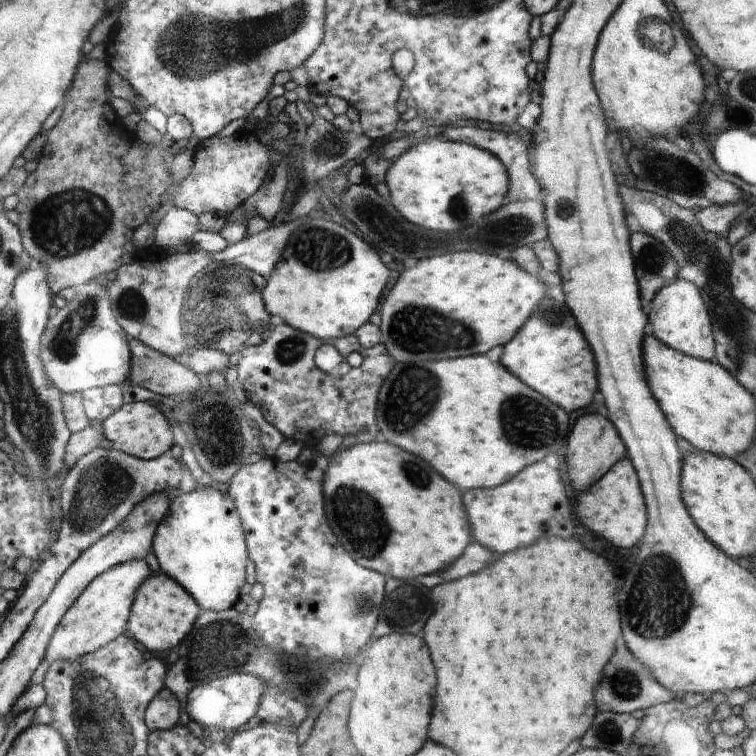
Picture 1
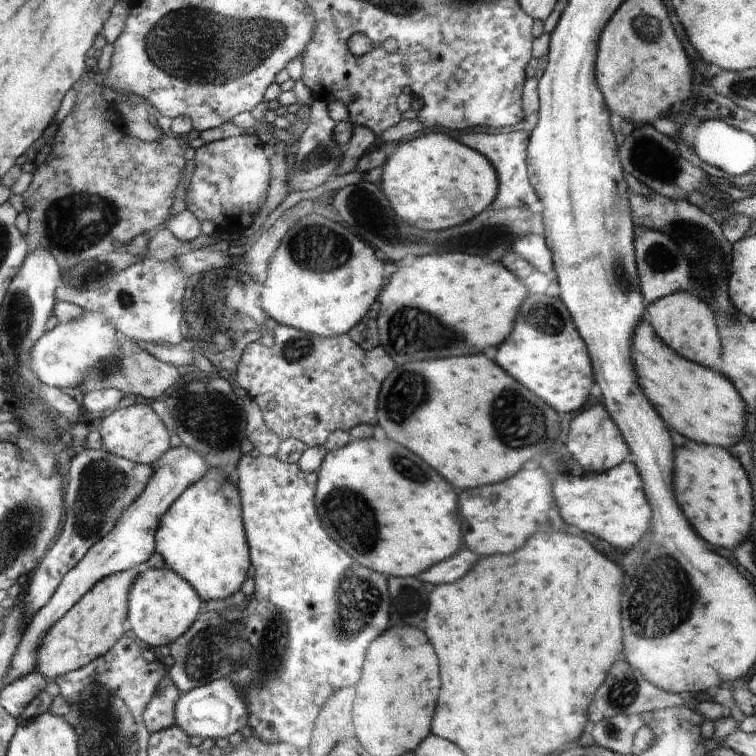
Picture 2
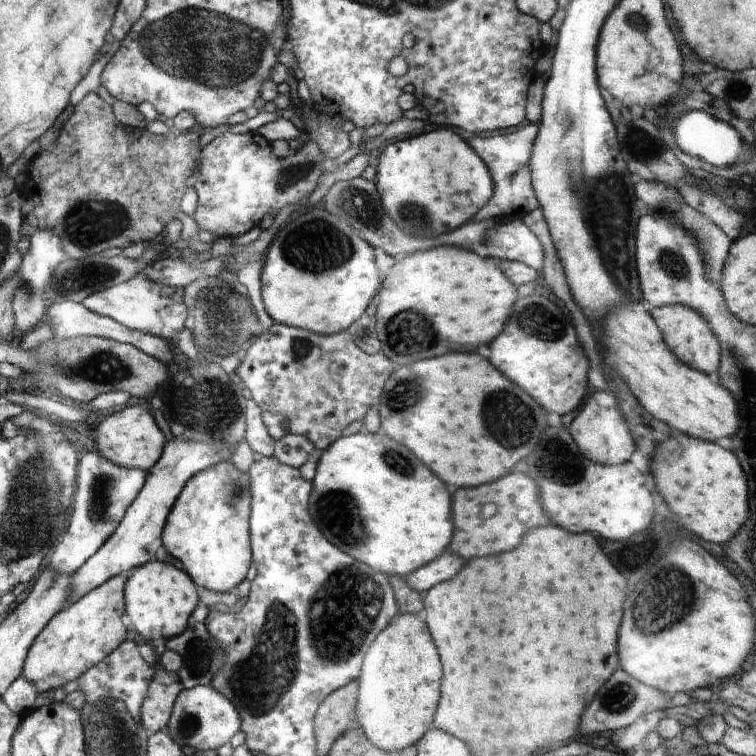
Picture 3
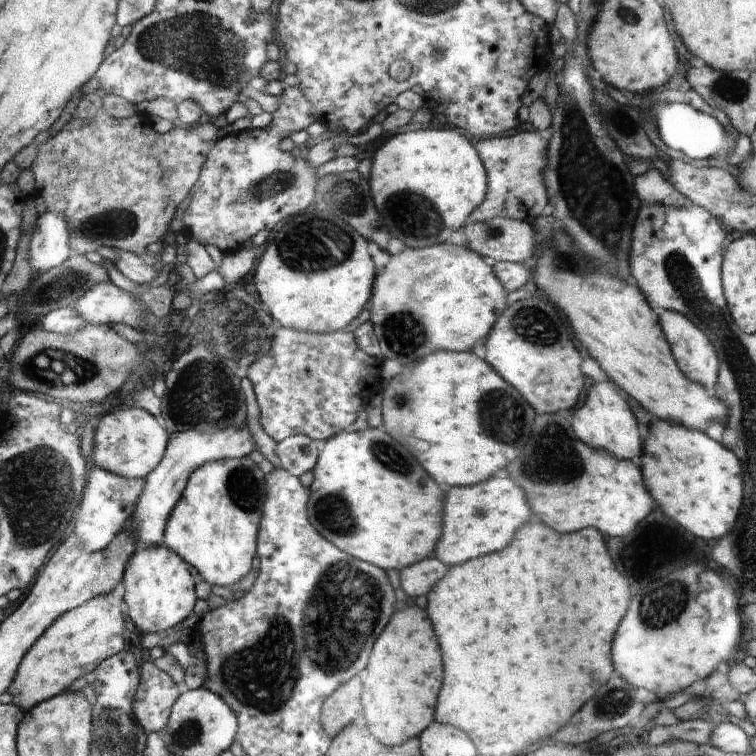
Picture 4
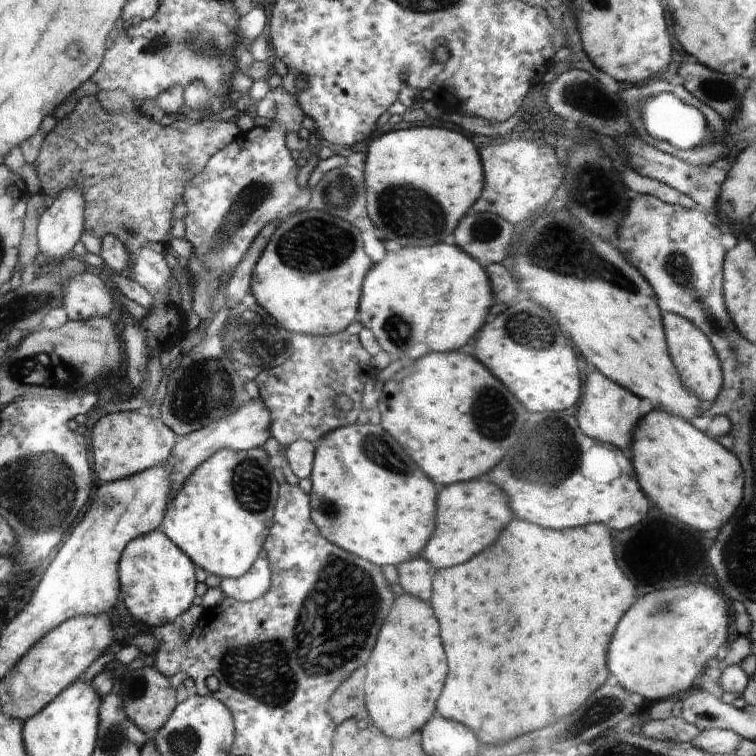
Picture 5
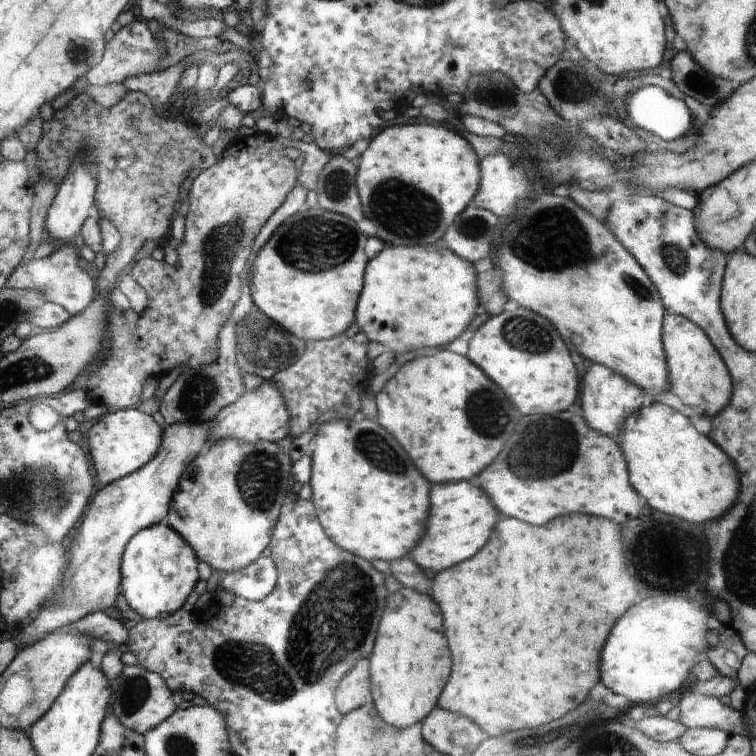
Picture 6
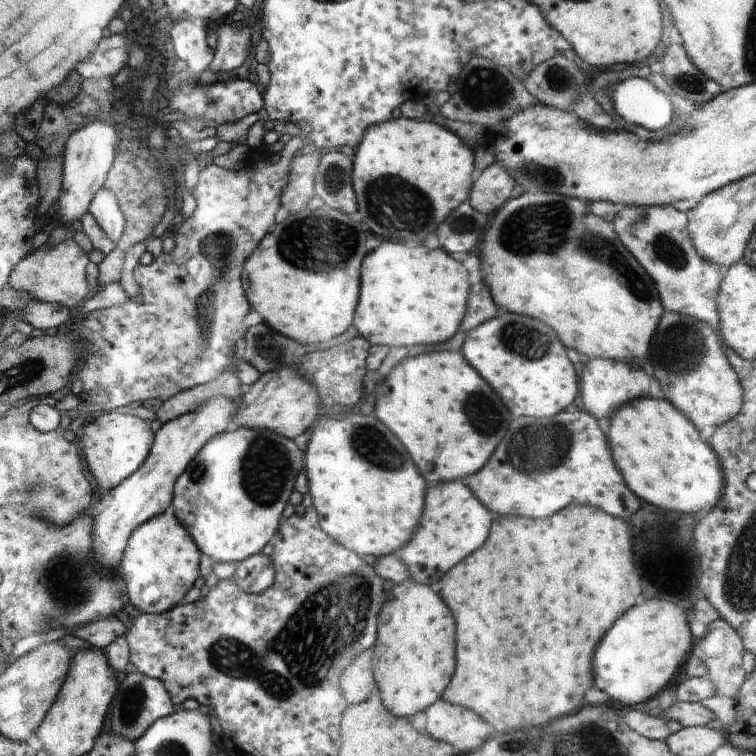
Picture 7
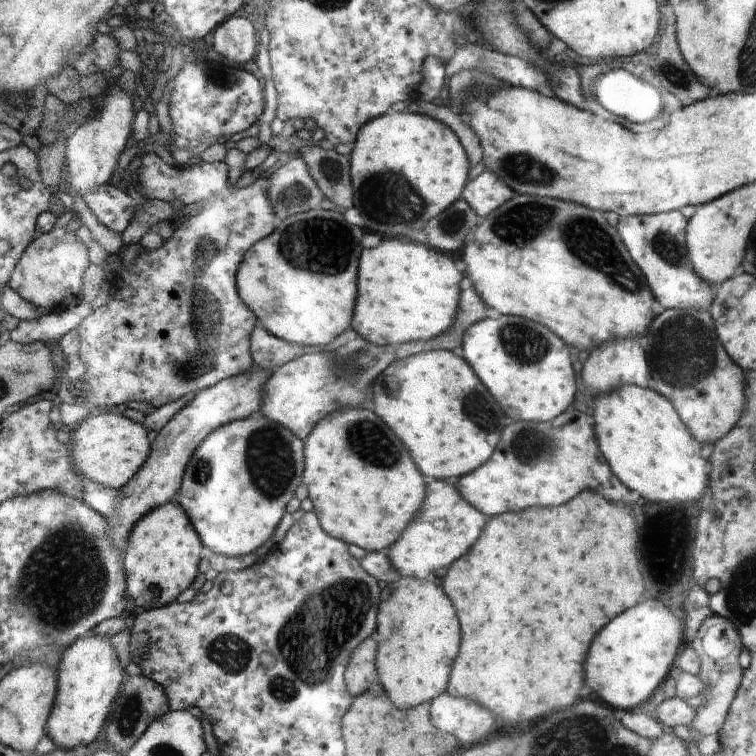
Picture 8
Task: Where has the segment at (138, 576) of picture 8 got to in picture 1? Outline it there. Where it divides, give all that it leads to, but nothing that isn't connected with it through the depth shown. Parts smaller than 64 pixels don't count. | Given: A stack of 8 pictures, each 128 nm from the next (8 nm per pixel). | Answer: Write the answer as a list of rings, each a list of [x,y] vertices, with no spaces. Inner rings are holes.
[[[163,572],[153,573],[142,585],[139,586],[135,594],[134,604],[132,605],[132,616],[129,625],[129,632],[136,642],[140,642],[146,652],[166,652],[176,646],[180,646],[191,632],[200,616],[198,604],[192,600],[192,596],[182,590],[172,578],[168,578]]]

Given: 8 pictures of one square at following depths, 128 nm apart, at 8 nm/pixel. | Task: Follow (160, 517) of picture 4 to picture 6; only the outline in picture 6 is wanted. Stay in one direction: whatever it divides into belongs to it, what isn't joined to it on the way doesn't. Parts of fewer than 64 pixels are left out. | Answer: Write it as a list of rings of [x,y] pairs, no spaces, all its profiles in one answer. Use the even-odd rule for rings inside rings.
[[[263,381],[259,387],[247,389],[231,405],[218,411],[208,424],[211,426],[210,445],[218,439],[235,438],[241,441],[256,442],[258,439],[278,443],[289,436],[289,410],[287,400],[272,381]]]

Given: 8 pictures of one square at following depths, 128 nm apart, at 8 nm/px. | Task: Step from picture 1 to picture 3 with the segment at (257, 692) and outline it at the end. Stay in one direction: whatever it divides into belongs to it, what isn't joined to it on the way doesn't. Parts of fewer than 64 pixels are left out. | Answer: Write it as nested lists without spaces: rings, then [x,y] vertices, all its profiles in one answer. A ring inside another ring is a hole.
[[[211,684],[198,685],[191,689],[184,689],[179,694],[167,733],[181,748],[192,746],[196,752],[217,750],[240,731],[240,725],[242,725],[242,719],[239,711],[219,690],[216,690]]]

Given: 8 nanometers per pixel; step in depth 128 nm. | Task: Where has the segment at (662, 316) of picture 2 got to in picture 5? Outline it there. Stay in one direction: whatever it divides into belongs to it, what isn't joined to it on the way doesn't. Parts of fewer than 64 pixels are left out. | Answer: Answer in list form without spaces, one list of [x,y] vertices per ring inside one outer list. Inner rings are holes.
[[[663,313],[663,325],[668,326],[668,346],[672,346],[672,358],[676,358],[675,366],[680,366],[683,385],[701,402],[714,402],[723,390],[724,374],[718,352],[710,339],[691,320],[676,313]]]

